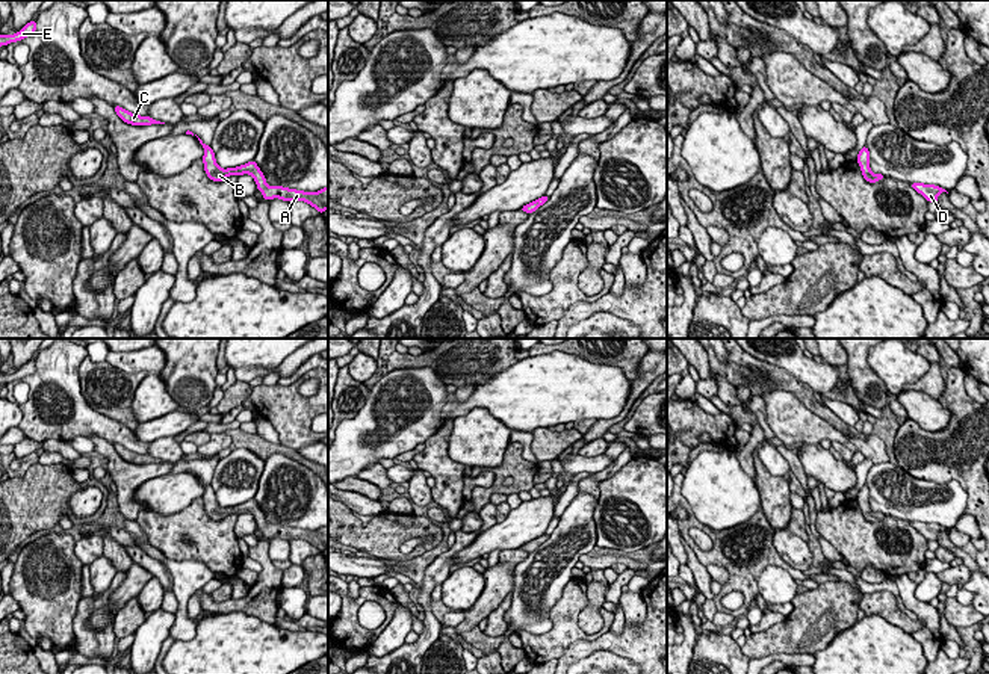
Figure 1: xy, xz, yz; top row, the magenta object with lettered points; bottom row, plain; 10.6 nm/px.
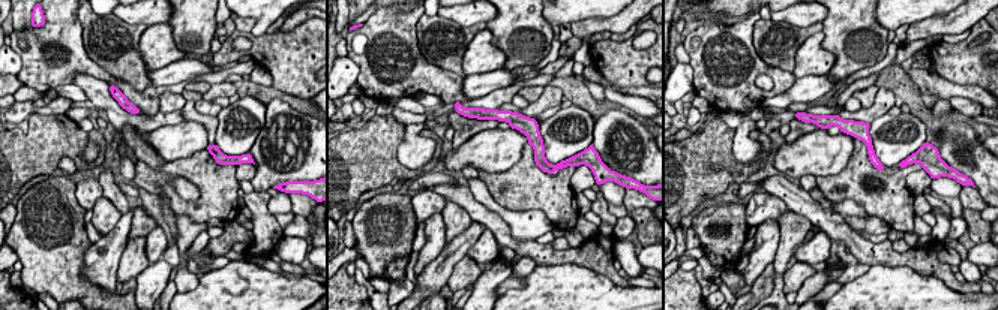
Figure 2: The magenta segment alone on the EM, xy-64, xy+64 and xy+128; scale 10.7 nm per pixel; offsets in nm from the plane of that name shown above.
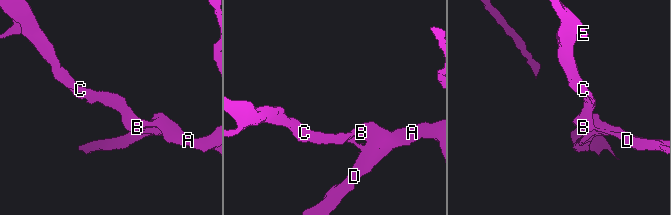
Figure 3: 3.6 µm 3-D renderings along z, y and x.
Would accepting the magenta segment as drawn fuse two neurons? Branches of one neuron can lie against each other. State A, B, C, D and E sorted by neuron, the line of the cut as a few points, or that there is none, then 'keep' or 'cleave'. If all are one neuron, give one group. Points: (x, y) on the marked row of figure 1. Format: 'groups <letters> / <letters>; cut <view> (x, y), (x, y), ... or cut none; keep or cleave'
groups A B C D E; cut none; keep

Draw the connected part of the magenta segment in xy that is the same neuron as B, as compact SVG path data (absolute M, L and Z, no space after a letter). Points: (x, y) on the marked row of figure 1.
M200 138L198 141L206 151L203 156L204 171L212 181L222 181L230 175L239 177L243 174L250 174L256 180L257 189L263 193L263 198L266 201L274 198L278 198L287 203L304 201L312 207L315 207L321 215L328 209L328 187L324 187L318 192L304 192L304 190L289 189L283 186L269 186L266 183L263 172L260 171L260 168L254 160L236 168L222 169L216 163L213 150L209 145L206 145Z

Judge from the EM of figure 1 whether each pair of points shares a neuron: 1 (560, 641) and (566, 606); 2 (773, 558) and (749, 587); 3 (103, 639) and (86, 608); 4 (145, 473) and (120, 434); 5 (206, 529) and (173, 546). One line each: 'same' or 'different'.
1: same
2: same
3: same
4: different
5: same

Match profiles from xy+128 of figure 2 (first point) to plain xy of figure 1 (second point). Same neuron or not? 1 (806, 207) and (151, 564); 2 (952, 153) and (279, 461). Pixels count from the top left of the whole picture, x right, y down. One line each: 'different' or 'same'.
1: same
2: same

